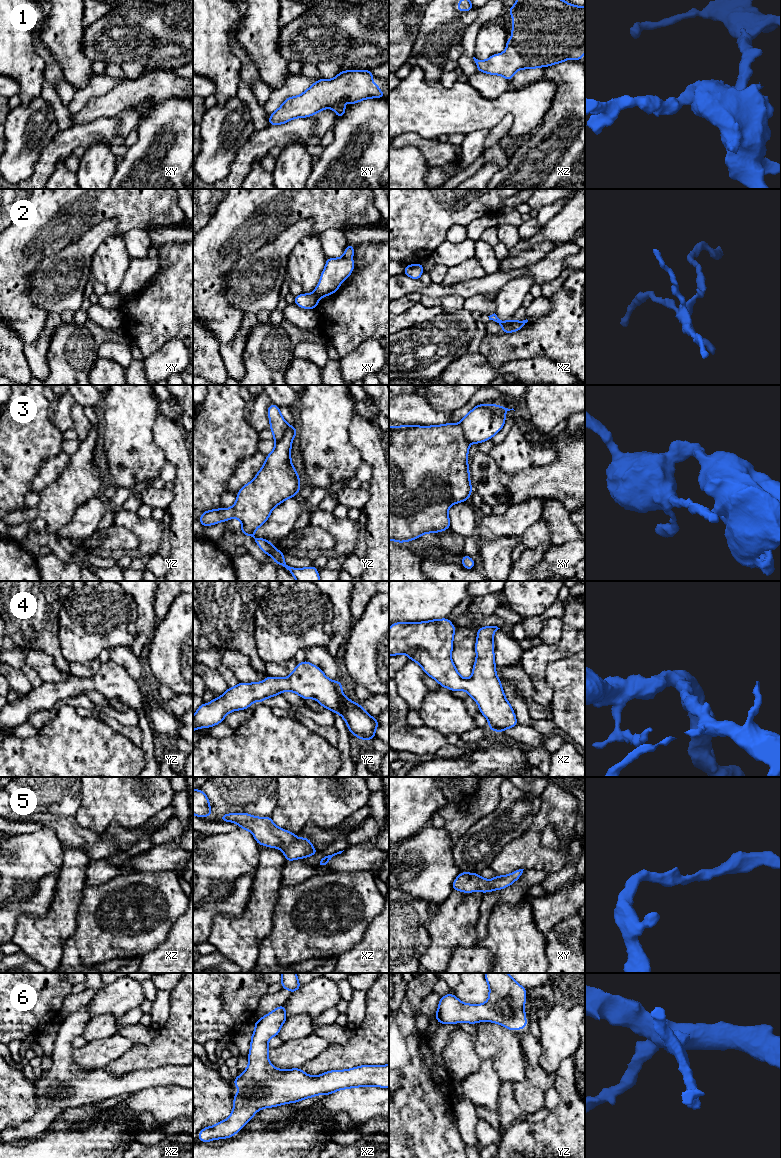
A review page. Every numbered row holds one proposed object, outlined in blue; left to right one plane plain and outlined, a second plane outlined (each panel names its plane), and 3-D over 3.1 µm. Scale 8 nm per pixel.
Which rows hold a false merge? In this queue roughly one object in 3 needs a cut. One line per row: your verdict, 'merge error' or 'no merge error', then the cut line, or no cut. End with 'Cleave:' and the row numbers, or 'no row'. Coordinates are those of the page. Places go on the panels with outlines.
1: no merge error; cut none
2: merge error; cut xz (514, 321), (503, 327)
3: merge error; cut yz (294, 427), (287, 428), (284, 434), (275, 441)
4: no merge error; cut none
5: no merge error; cut none
6: no merge error; cut none
Cleave: 2, 3

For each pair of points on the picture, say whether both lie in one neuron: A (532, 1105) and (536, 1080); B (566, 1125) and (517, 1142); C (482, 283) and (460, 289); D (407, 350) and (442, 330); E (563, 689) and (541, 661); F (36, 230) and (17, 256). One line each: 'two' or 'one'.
A: one
B: one
C: one
D: one
E: two
F: one

